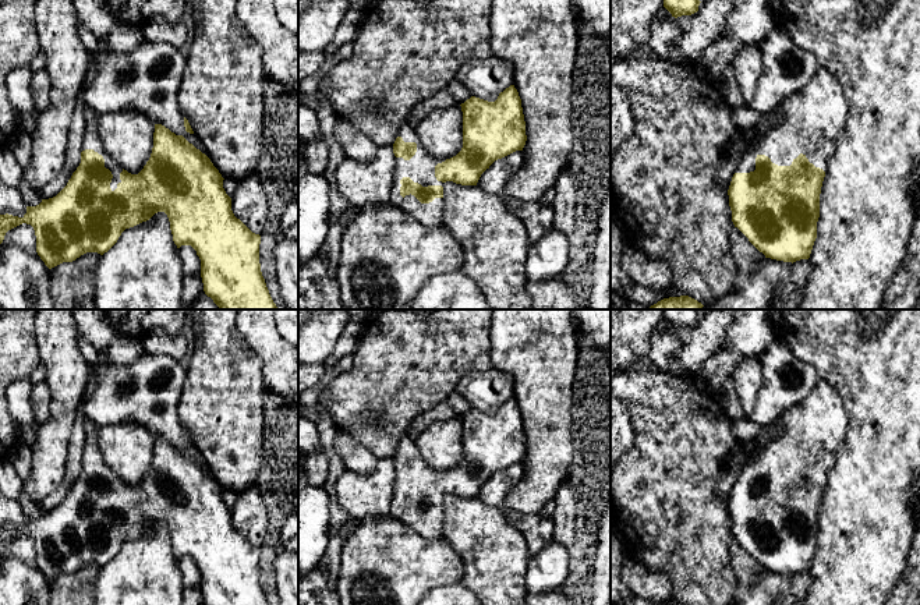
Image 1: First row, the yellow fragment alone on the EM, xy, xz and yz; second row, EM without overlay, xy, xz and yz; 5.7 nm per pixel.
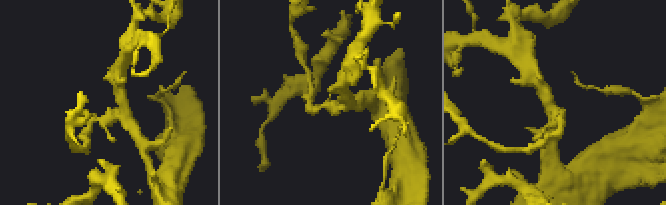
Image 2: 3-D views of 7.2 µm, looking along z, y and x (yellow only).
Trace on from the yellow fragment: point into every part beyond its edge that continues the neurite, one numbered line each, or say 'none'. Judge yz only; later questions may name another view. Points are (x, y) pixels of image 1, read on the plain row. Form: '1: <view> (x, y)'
1: yz (809, 434)

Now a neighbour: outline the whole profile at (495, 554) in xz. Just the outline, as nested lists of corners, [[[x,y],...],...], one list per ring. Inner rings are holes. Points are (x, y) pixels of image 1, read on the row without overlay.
[[[453,493],[443,496],[443,539],[461,556],[464,574],[460,583],[471,590],[482,605],[527,605],[527,563],[530,552],[524,535],[510,526],[499,506],[482,503],[478,498],[461,498]]]

